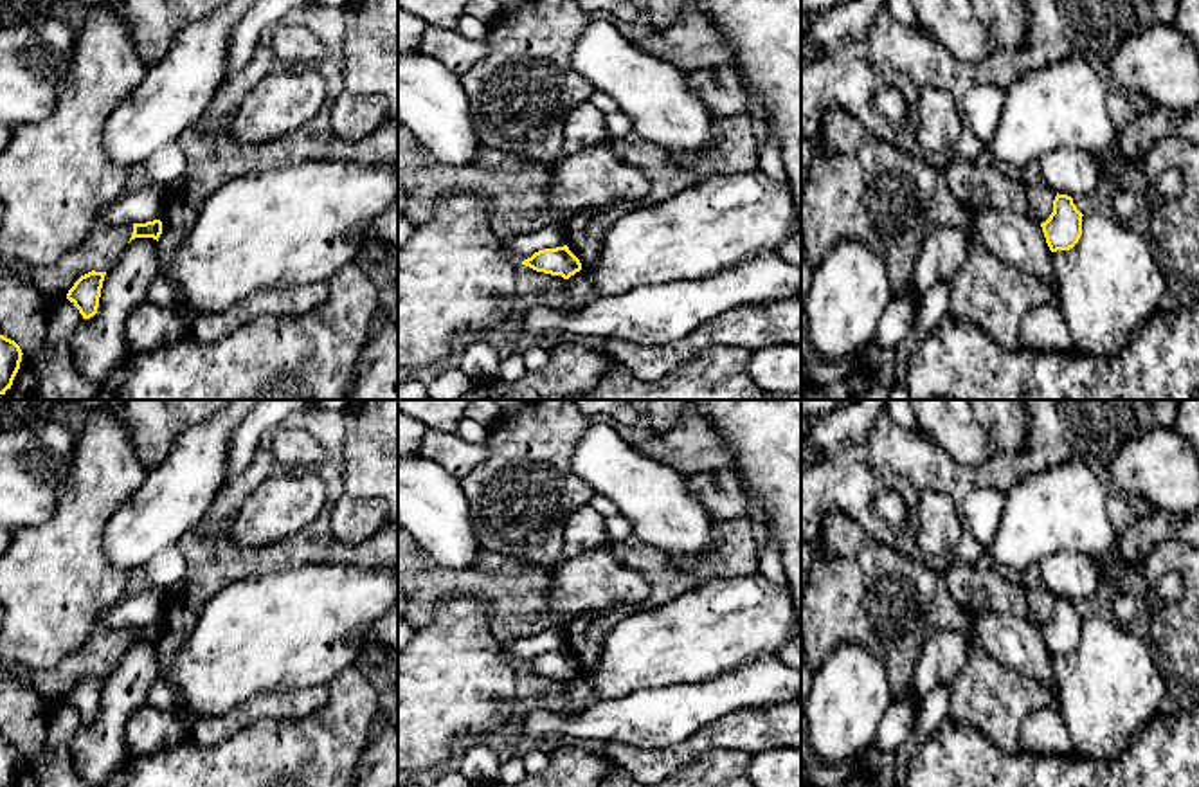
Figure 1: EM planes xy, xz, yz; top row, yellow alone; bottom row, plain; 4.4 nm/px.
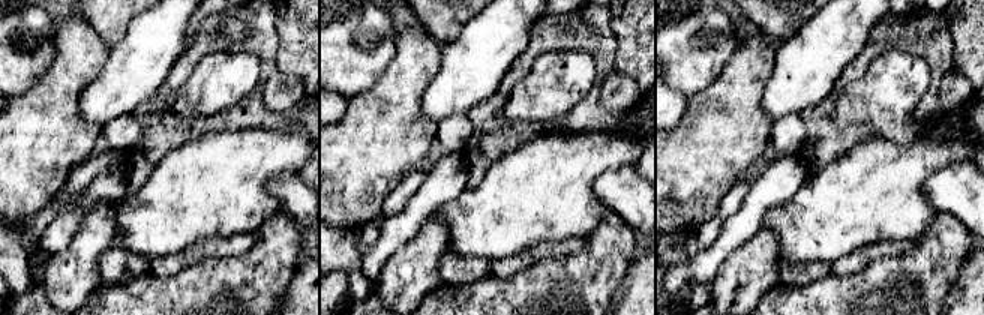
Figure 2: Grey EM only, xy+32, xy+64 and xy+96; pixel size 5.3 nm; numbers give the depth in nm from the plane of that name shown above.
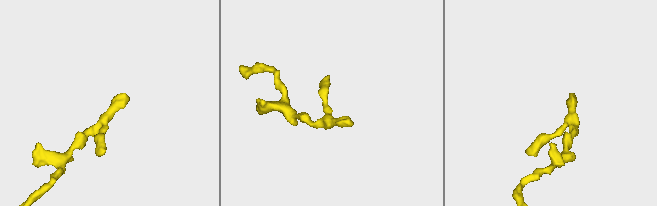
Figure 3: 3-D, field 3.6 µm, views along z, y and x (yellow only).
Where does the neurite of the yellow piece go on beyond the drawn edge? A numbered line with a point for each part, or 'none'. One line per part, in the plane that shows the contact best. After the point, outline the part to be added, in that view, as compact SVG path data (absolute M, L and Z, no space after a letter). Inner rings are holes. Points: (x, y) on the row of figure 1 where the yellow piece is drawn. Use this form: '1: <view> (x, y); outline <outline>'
none

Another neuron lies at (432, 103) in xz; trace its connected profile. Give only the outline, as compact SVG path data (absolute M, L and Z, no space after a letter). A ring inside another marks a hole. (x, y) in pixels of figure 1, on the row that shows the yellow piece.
M398 54L398 119L448 167L468 166L484 149L461 77L428 54Z

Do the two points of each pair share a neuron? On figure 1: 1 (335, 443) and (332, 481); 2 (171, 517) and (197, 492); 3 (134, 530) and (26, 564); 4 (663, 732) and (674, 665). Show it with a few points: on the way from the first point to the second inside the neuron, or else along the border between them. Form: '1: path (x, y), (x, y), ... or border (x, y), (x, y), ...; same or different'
1: path (335, 452), (332, 472); same
2: path (177, 512), (191, 497); same
3: border (126, 503), (105, 528), (103, 551), (128, 573); different
4: border (712, 678), (641, 687), (629, 694); different

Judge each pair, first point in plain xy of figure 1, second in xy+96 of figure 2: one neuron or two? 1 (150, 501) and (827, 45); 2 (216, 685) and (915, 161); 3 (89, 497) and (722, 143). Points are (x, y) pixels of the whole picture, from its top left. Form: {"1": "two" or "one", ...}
{"1": "one", "2": "one", "3": "one"}

